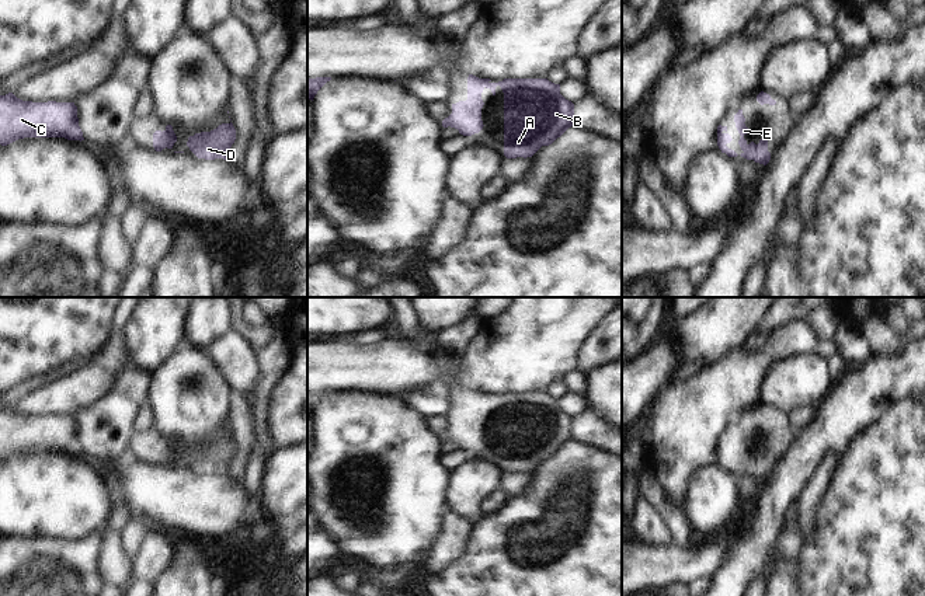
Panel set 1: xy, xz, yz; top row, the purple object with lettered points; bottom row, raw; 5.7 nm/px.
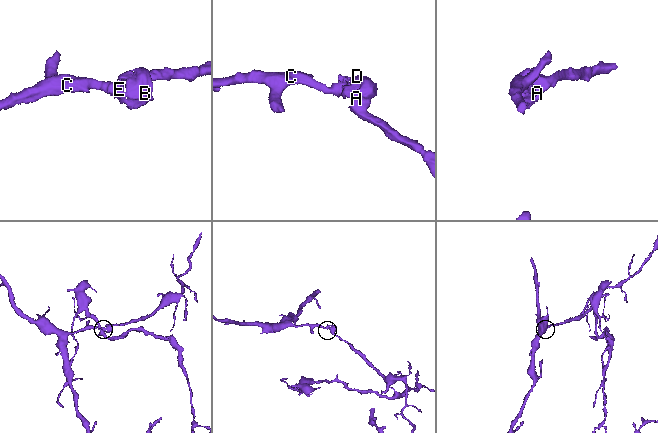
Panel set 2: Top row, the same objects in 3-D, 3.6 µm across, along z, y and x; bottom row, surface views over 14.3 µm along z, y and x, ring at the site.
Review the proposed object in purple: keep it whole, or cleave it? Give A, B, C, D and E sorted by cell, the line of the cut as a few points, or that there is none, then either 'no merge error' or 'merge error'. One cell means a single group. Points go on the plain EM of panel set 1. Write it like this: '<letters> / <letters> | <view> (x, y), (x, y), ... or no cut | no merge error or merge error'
A B C D E | no cut | no merge error

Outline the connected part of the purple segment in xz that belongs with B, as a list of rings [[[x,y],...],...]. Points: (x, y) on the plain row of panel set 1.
[[[467,391],[467,414],[452,418],[452,428],[442,435],[444,442],[455,442],[463,450],[472,450],[483,443],[481,407],[490,402],[495,409],[495,401],[504,407],[504,470],[507,473],[532,471],[542,460],[552,459],[568,442],[574,439],[574,418],[560,408],[560,398],[547,393],[504,393],[493,397],[490,393]]]

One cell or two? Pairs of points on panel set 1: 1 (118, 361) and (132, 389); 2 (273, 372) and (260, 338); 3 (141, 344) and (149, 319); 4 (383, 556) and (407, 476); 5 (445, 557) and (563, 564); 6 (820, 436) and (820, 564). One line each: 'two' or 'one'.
1: two
2: two
3: one
4: one
5: two
6: two

